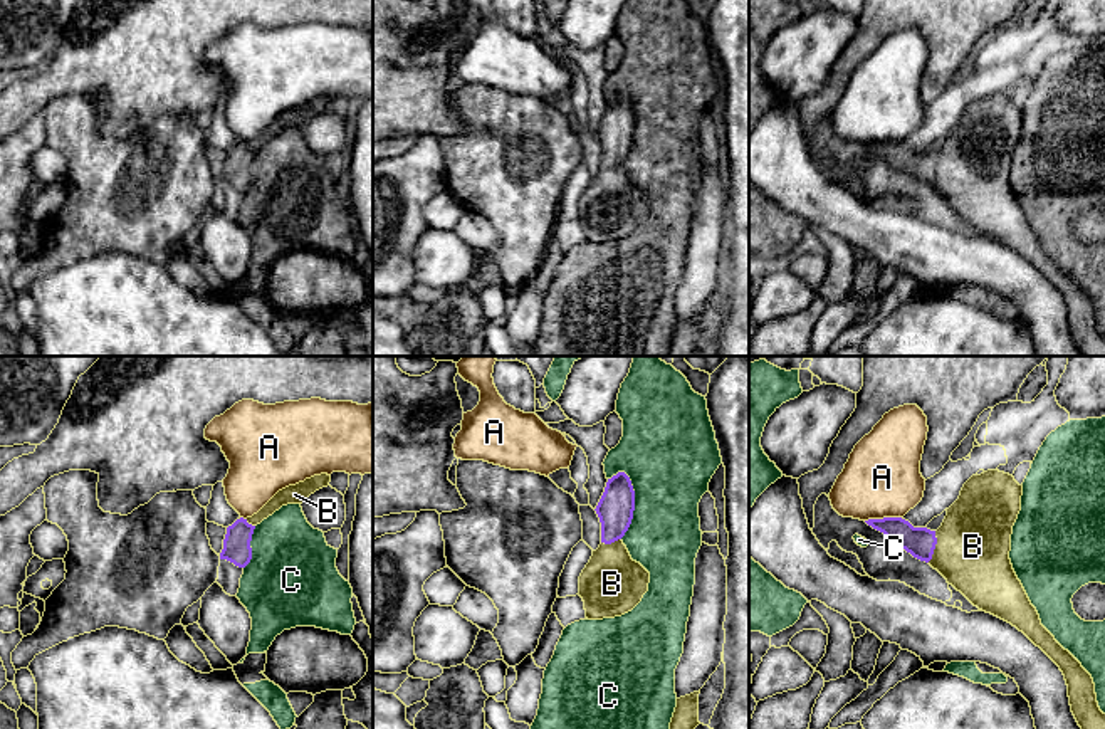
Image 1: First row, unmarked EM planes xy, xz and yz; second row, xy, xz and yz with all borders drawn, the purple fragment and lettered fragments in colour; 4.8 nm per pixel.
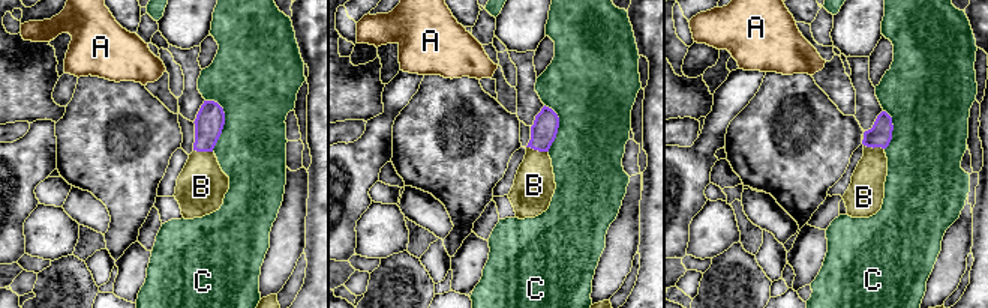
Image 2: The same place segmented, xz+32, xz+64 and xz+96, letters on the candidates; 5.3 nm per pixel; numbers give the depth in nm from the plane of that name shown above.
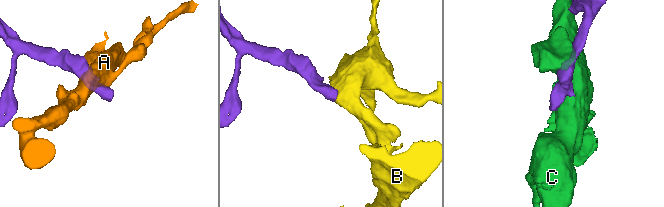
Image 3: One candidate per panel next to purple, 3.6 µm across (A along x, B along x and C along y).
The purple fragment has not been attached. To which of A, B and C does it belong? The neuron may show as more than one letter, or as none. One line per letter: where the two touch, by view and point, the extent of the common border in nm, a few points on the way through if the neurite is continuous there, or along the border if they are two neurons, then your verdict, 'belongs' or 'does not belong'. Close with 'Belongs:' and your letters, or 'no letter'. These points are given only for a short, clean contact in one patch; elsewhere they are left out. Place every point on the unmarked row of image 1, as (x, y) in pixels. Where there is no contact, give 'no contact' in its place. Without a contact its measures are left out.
A: yz (884, 141) | 180 nm | does not belong
B: yz (934, 170) | 160 nm | across yz (919, 165), (934, 170), (973, 170) | belongs
C: xz (633, 128) | 320 nm | does not belong
Belongs: B

